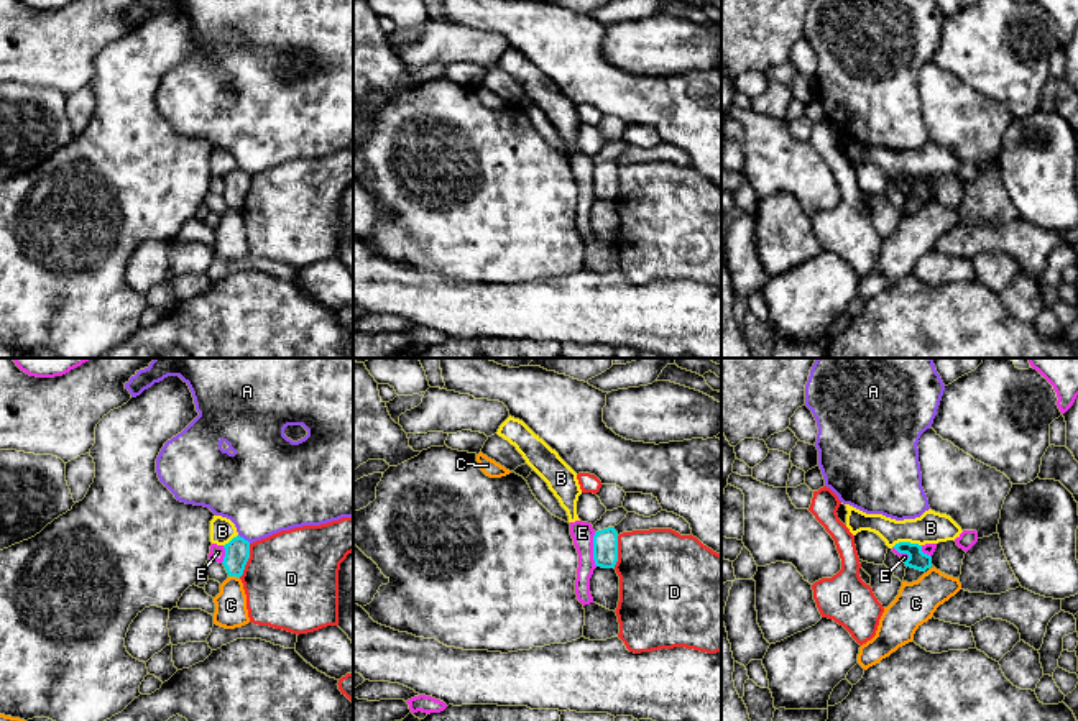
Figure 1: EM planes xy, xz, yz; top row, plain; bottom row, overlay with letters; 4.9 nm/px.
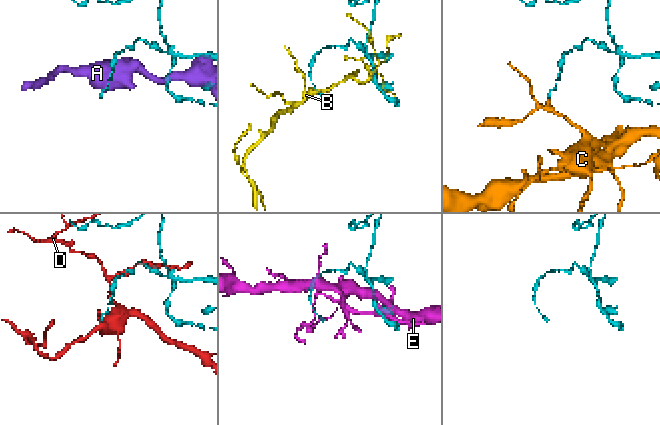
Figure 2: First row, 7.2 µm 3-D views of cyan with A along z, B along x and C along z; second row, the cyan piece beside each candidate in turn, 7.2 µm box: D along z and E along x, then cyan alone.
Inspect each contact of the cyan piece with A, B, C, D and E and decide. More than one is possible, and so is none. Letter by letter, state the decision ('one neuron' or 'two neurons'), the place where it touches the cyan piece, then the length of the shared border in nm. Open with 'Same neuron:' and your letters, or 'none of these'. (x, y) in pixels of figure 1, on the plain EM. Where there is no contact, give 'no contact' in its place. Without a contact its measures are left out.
Same neuron: none of these
A: two neurons | xy (244, 171) | 80 nm
B: two neurons | yz (906, 174) | 140 nm
C: two neurons | xy (234, 207) | 60 nm
D: two neurons | xy (247, 192) | 180 nm
E: two neurons | xz (594, 181) | 170 nm

